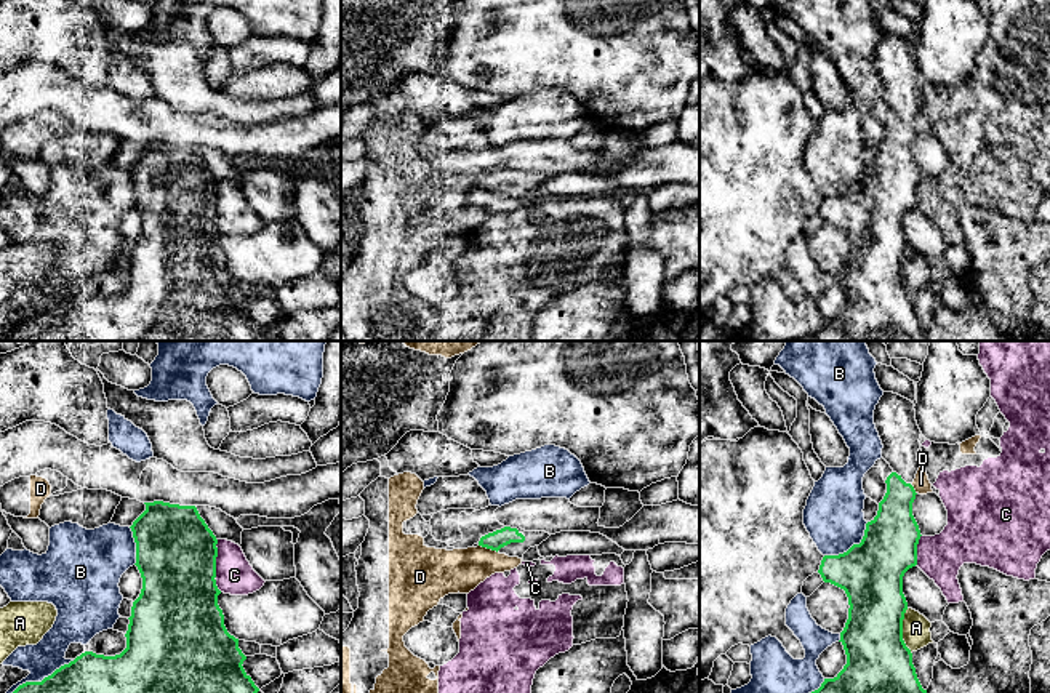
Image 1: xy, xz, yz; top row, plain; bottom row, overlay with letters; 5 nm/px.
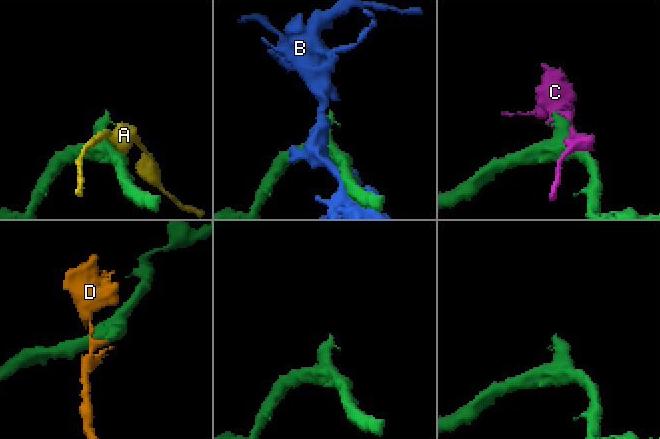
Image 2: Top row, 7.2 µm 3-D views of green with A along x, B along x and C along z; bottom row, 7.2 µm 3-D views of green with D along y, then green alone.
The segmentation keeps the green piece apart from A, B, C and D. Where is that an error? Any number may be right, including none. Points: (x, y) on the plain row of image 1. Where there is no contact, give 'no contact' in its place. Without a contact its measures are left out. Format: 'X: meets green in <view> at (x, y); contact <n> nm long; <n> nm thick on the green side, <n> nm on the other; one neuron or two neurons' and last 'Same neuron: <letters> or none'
A: meets green in yz at (901, 272); contact 240 nm long; 360 nm thick on the green side, 140 nm on the other; two neurons
B: meets green in yz at (853, 186); contact 280 nm long; 320 nm thick on the green side, 300 nm on the other; two neurons
C: meets green in xy at (215, 207); contact 260 nm long; 400 nm thick on the green side, 190 nm on the other; two neurons
D: meets green in xz at (488, 189); contact 100 nm long; 90 nm thick on the green side, 220 nm on the other; two neurons
Same neuron: none

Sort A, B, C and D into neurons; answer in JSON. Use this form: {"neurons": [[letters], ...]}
{"neurons": [["A"], ["B"], ["C"], ["D"]]}

